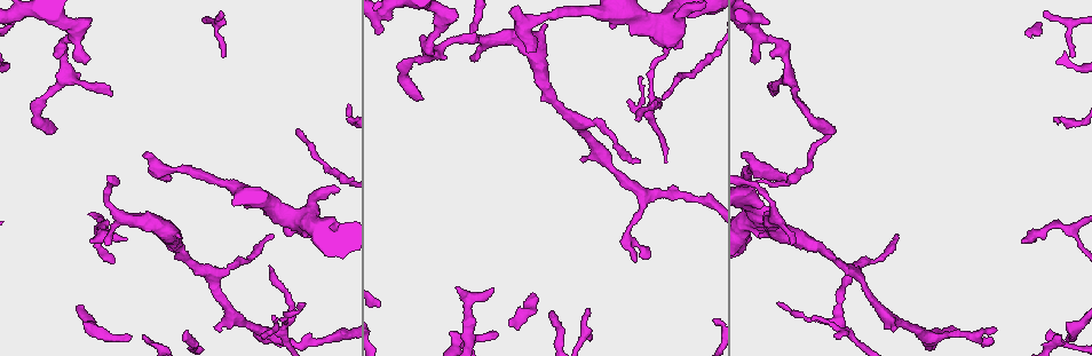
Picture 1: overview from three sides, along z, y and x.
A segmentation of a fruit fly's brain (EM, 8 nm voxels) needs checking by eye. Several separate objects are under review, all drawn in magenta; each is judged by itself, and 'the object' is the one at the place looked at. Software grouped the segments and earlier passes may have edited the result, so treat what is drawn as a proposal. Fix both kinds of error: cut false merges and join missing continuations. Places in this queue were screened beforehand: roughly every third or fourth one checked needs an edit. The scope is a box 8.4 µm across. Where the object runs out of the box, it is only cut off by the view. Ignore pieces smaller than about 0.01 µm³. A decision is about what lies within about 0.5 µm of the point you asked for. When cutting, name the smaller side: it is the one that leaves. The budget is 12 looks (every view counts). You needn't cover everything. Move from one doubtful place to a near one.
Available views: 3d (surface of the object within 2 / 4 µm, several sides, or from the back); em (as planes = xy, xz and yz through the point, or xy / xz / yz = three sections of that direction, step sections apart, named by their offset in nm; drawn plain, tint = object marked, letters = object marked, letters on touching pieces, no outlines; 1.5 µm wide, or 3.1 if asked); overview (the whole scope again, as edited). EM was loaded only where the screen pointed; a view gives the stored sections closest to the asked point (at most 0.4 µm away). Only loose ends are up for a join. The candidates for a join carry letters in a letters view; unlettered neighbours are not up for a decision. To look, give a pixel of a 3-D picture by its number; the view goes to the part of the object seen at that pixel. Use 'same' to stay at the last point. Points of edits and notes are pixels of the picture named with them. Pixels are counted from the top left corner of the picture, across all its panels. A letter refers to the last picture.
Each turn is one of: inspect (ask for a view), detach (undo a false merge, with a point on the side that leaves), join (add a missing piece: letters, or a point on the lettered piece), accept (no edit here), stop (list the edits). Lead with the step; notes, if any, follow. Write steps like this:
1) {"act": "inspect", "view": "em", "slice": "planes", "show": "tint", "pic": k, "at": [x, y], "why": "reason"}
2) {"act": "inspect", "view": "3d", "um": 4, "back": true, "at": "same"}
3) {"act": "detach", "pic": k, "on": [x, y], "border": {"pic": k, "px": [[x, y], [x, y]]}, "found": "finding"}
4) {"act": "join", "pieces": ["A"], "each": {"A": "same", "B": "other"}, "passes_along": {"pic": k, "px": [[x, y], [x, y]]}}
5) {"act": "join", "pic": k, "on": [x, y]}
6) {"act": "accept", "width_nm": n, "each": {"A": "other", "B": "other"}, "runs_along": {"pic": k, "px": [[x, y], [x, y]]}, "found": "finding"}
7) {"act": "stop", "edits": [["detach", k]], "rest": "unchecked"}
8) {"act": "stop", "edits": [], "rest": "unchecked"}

{"act": "inspect", "view": "em", "slice": "planes", "show": "letters", "pic": 1, "at": [964, 335], "why": "sharp bend"}

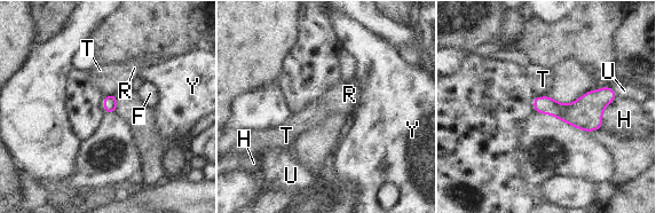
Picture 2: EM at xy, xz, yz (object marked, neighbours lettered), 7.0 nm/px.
{"act": "accept", "each": {"F": "other", "H": "other", "R": "other", "T": "other", "U": "other", "Y": "other"}, "border": {"pic": 2, "px": [[538, 95], [548, 96]]}, "found": "one neuron here"}

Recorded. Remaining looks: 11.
{"act": "inspect", "view": "em", "slice": "xz", "step": 8, "show": "tint", "pic": 1, "at": [784, 180], "why": "an open end"}

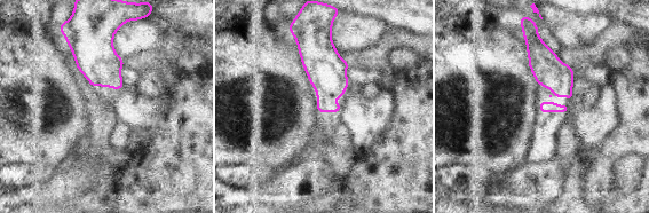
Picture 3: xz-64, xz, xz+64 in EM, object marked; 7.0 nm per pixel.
{"act": "inspect", "view": "em", "slice": "planes", "show": "letters", "at": "same"}

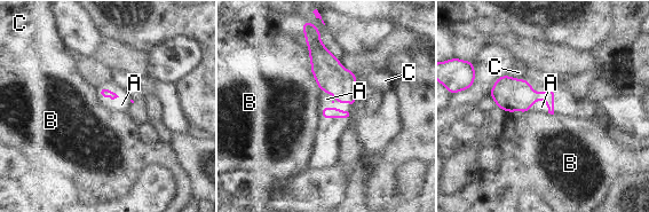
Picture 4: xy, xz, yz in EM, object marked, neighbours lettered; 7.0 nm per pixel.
{"act": "join", "pieces": ["A"], "longest_contact_nm": ["B", 420], "each": {"A": "same", "B": "other", "C": "other"}, "found": "it goes on there"}

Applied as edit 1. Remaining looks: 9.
{"act": "inspect", "view": "overview"}

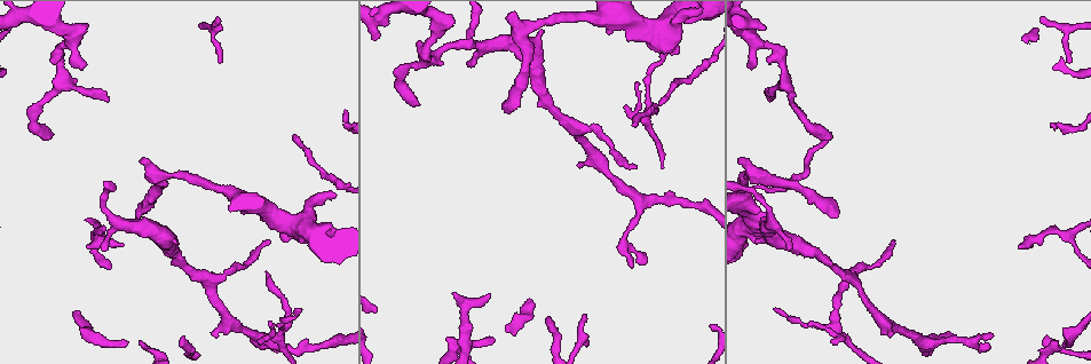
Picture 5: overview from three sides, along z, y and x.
{"act": "inspect", "view": "em", "slice": "planes", "show": "letters", "pic": 5, "at": [108, 97], "why": "branch stops here"}

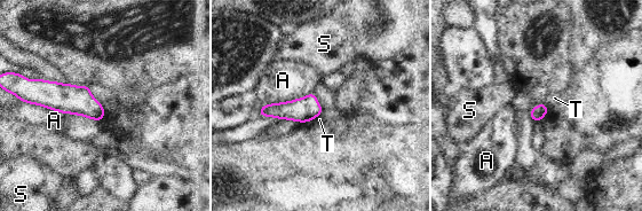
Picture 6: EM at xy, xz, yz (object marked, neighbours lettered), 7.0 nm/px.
{"act": "accept", "width_nm": 100, "each": {"A": "other", "S": "other", "T": "other"}, "found": "no lettered piece goes on from it"}

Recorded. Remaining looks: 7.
{"act": "inspect", "view": "3d", "um": 4, "pic": 5, "at": [416, 105], "why": "free end"}

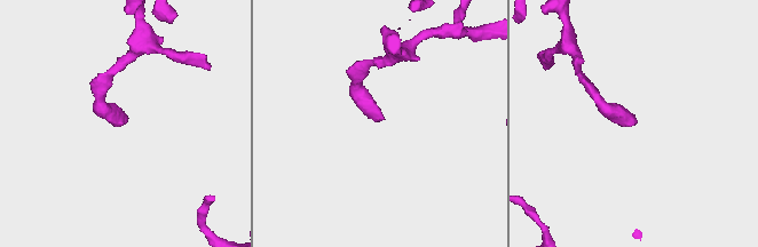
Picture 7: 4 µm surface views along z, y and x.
{"act": "inspect", "view": "em", "slice": "planes", "show": "letters", "pic": 7, "at": [634, 124], "why": "need the tissue"}

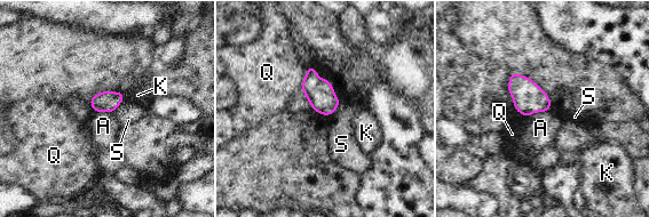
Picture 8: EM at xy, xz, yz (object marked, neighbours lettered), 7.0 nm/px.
{"act": "accept", "longest_contact_nm": ["Q", 180], "each": {"A": "other", "K": "other", "Q": "other", "S": "other"}, "border": {"pic": 8, "px": [[548, 109], [532, 112], [527, 117]]}, "found": "no lettered piece goes on from it"}

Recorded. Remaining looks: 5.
{"act": "inspect", "view": "3d", "um": 4, "pic": 5, "at": [660, 104], "why": "thin end"}

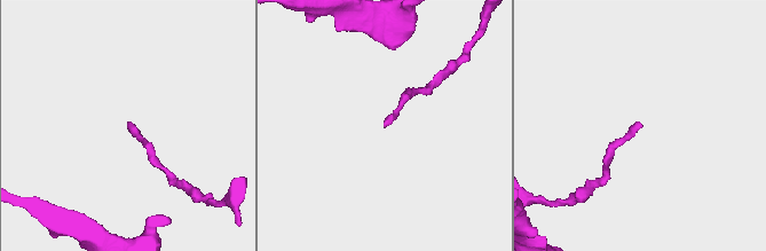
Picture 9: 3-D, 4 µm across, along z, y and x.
{"act": "inspect", "view": "em", "slice": "xy", "step": 8, "show": "tint", "pic": 9, "at": [129, 127], "why": "shape alone is not enough"}

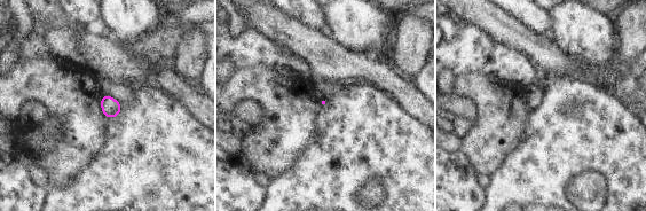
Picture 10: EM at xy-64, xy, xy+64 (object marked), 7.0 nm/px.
{"act": "inspect", "view": "em", "slice": "planes", "show": "letters", "at": "same"}

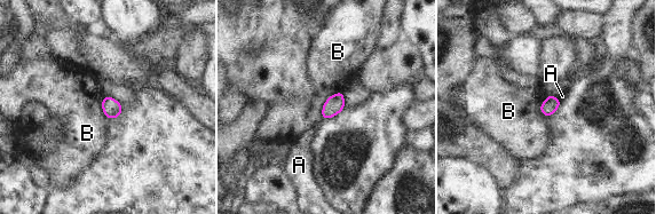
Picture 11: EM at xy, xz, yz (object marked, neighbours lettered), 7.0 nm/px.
{"act": "accept", "longest_contact_nm": ["B", 240], "each": {"A": "other", "B": "other"}, "border": {"pic": 11, "px": [[341, 90], [326, 100], [322, 119]]}, "found": "none of them fits"}

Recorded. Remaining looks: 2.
{"act": "stop", "edits": [["join", 4]], "rest": "unchecked"}

